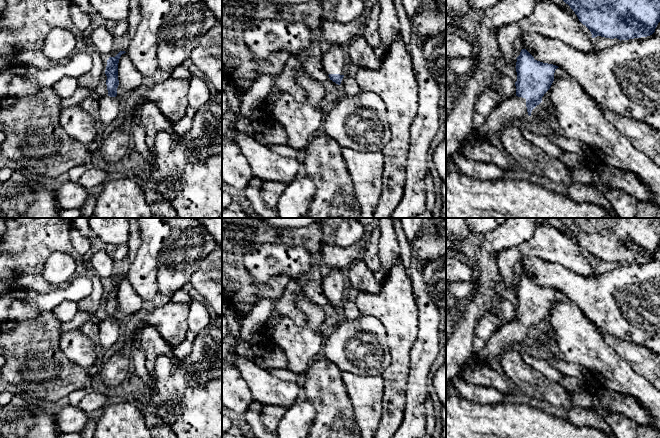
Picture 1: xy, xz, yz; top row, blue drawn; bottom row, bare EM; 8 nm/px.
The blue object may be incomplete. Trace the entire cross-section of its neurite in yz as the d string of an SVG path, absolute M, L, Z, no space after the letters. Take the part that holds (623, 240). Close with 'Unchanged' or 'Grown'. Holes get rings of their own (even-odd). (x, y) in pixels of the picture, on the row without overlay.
M557 218L575 236L579 245L597 260L621 264L647 261L660 246L660 218Z. Unchanged

